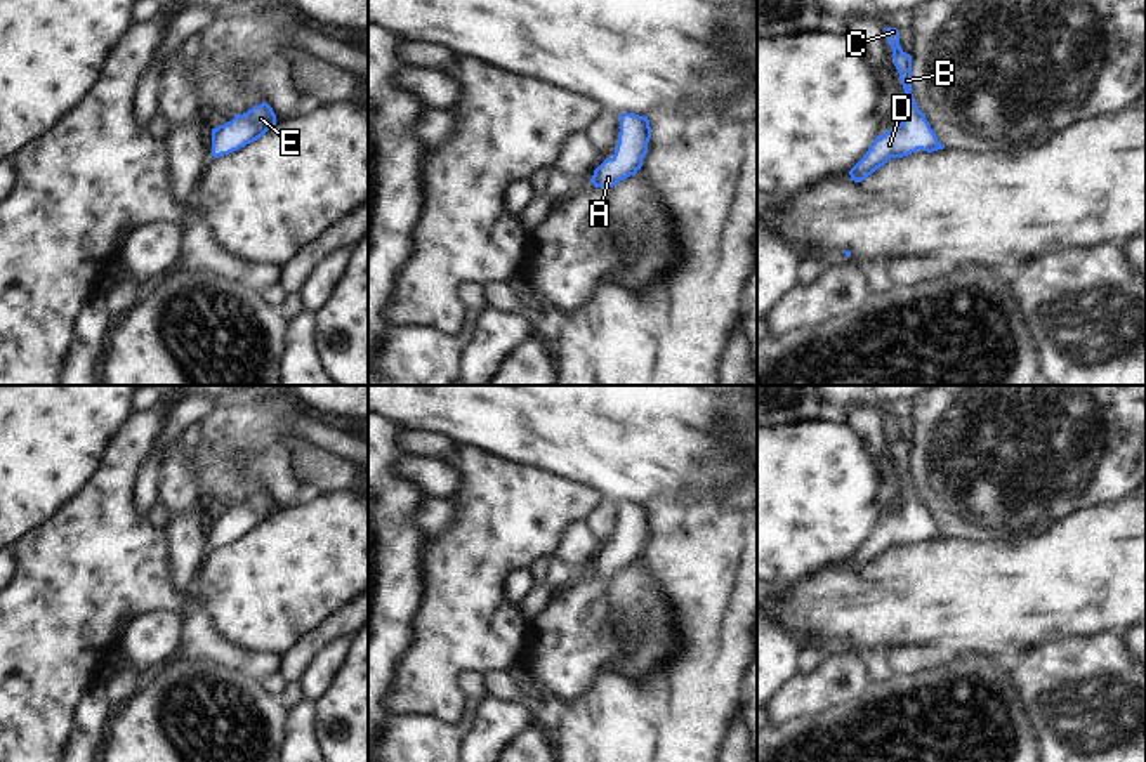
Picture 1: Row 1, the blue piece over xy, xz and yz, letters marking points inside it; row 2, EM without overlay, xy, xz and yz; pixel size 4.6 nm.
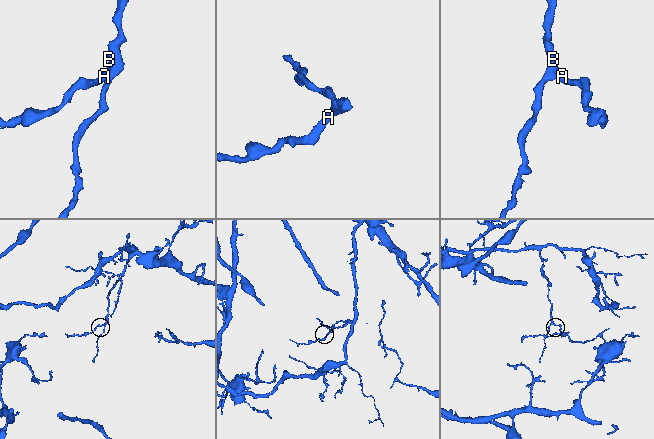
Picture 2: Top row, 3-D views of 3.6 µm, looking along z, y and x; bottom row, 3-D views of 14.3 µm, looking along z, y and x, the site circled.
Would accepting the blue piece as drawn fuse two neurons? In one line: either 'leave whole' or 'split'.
leave whole

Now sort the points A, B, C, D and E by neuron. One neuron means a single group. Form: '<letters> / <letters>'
A B C D E

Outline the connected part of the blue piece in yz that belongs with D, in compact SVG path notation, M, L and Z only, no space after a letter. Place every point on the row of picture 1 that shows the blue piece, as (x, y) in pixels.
M886 28L886 36L892 49L892 59L899 80L905 87L908 111L899 125L877 135L866 154L849 170L851 181L854 182L865 181L891 158L903 158L917 149L932 153L945 148L925 120L925 115L915 104L912 94L912 56L901 49L896 28Z

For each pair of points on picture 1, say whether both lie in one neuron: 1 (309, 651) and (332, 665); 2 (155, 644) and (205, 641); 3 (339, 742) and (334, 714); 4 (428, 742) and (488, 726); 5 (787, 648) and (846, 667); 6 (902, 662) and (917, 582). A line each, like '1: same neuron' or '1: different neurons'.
1: different neurons
2: different neurons
3: same neuron
4: different neurons
5: different neurons
6: different neurons

